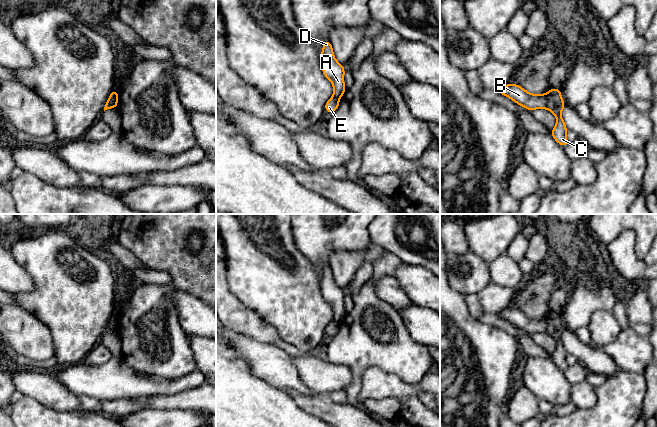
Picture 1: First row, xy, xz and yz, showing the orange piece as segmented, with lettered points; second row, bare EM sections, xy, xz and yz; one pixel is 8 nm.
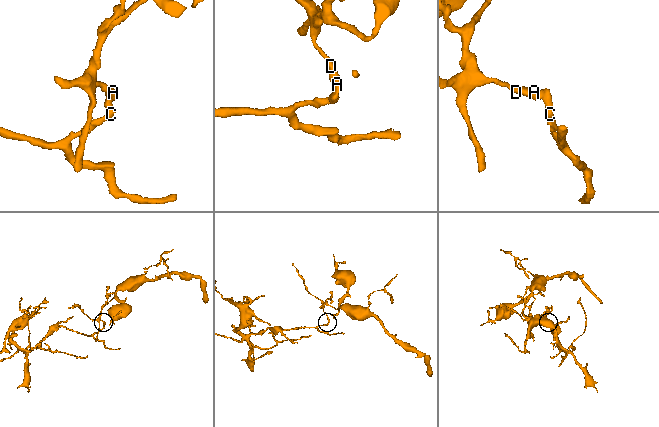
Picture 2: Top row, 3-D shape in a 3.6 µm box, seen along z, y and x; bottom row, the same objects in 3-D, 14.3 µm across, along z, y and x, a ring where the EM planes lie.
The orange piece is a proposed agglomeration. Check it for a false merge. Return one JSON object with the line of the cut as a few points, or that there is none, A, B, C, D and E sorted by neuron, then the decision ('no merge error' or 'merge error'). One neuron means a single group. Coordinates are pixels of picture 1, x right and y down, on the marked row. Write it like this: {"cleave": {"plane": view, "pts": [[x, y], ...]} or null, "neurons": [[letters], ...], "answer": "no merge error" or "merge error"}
{"cleave": {"plane": "yz", "pts": [[547, 94], [545, 107]]}, "neurons": [["A", "B", "D"], ["C", "E"]], "answer": "merge error"}

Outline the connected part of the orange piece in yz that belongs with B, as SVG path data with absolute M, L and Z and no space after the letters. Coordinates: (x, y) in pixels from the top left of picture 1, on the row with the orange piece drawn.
M509 83L501 88L498 88L497 92L504 96L509 97L518 105L525 107L529 111L533 109L546 108L548 100L546 93L542 95L531 94L522 87L520 87L519 85L512 83Z

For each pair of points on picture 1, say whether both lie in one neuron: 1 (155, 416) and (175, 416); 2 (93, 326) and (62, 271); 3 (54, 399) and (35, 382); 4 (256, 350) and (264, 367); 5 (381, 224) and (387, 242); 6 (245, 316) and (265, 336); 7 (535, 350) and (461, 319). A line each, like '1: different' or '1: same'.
1: same
2: same
3: same
4: same
5: same
6: same
7: different

